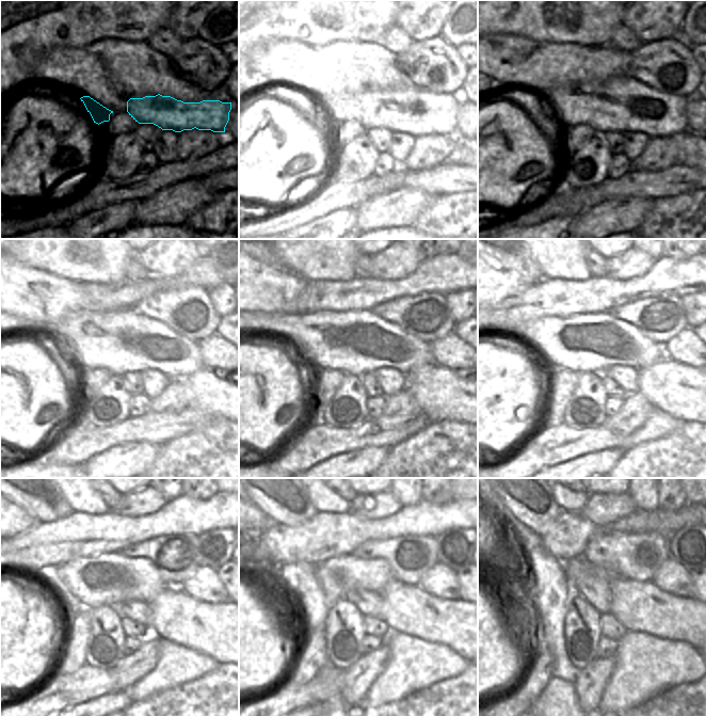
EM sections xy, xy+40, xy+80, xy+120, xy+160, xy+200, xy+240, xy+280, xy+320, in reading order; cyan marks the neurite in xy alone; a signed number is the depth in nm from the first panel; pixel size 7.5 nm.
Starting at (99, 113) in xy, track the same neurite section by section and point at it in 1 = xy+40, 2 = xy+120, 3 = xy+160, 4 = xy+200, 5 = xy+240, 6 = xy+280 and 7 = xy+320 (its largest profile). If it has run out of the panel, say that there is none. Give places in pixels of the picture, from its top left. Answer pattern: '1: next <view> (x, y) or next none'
1: next xy+40 (416, 112)
2: next xy+120 (122, 340)
3: next xy+160 (358, 341)
4: next xy+200 (593, 343)
5: next xy+240 (110, 578)
6: next xy+280 (338, 575)
7: next xy+320 (572, 592)

